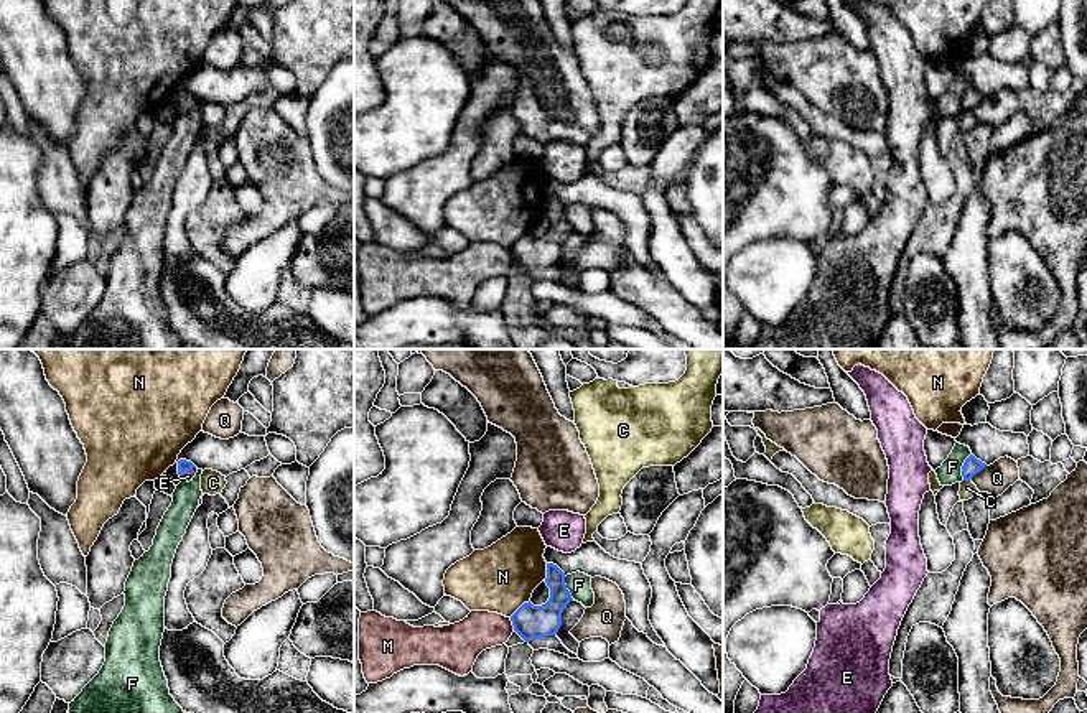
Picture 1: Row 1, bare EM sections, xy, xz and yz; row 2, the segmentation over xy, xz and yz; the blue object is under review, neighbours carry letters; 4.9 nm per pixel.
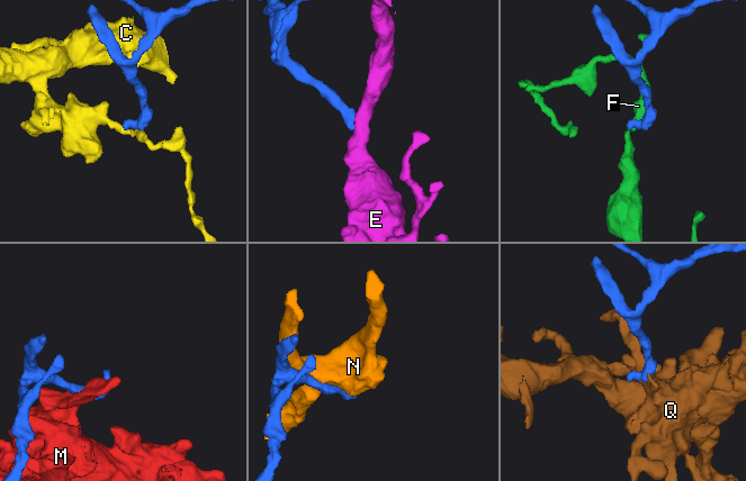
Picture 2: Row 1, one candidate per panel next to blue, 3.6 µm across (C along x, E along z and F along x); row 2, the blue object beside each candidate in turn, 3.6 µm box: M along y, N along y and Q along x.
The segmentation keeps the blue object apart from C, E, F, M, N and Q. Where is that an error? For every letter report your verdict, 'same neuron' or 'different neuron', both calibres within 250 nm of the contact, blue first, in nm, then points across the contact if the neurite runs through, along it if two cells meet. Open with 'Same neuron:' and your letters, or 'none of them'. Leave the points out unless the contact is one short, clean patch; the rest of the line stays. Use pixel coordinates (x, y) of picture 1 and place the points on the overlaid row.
Same neuron: E
C: different neuron; 80 nm thick on the blue side, 80 nm on the other; border along yz (964, 479), (969, 481)
E: same neuron; 60 nm thick on the blue side, 50 nm on the other; runs through xy (183, 465), (186, 470), (188, 476)
F: different neuron; 80 nm thick on the blue side, 110 nm on the other; border along yz (970, 453), (962, 466), (962, 479)
M: different neuron; 170 nm thick on the blue side, 190 nm on the other
N: different neuron; 170 nm thick on the blue side, 320 nm on the other
Q: different neuron; 80 nm thick on the blue side, 150 nm on the other; border along yz (985, 465), (969, 479)

